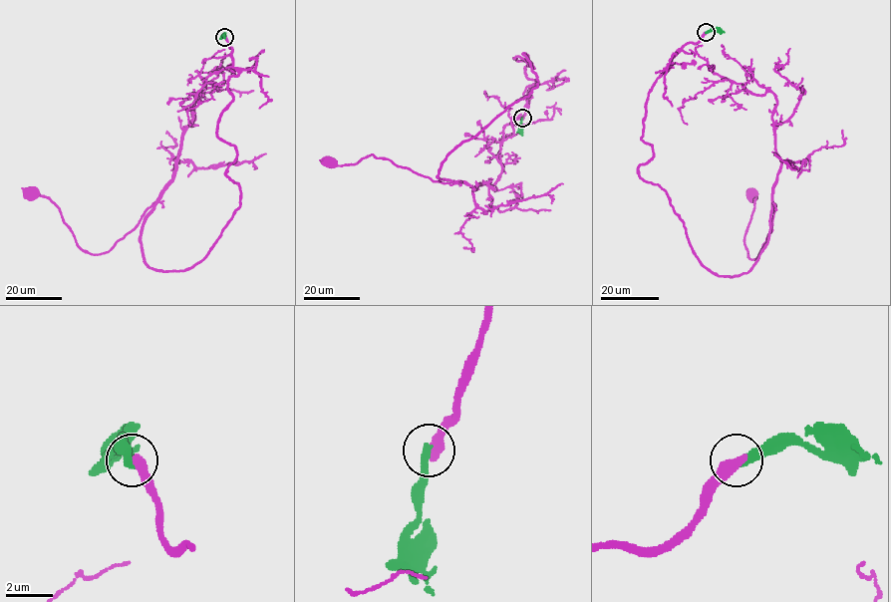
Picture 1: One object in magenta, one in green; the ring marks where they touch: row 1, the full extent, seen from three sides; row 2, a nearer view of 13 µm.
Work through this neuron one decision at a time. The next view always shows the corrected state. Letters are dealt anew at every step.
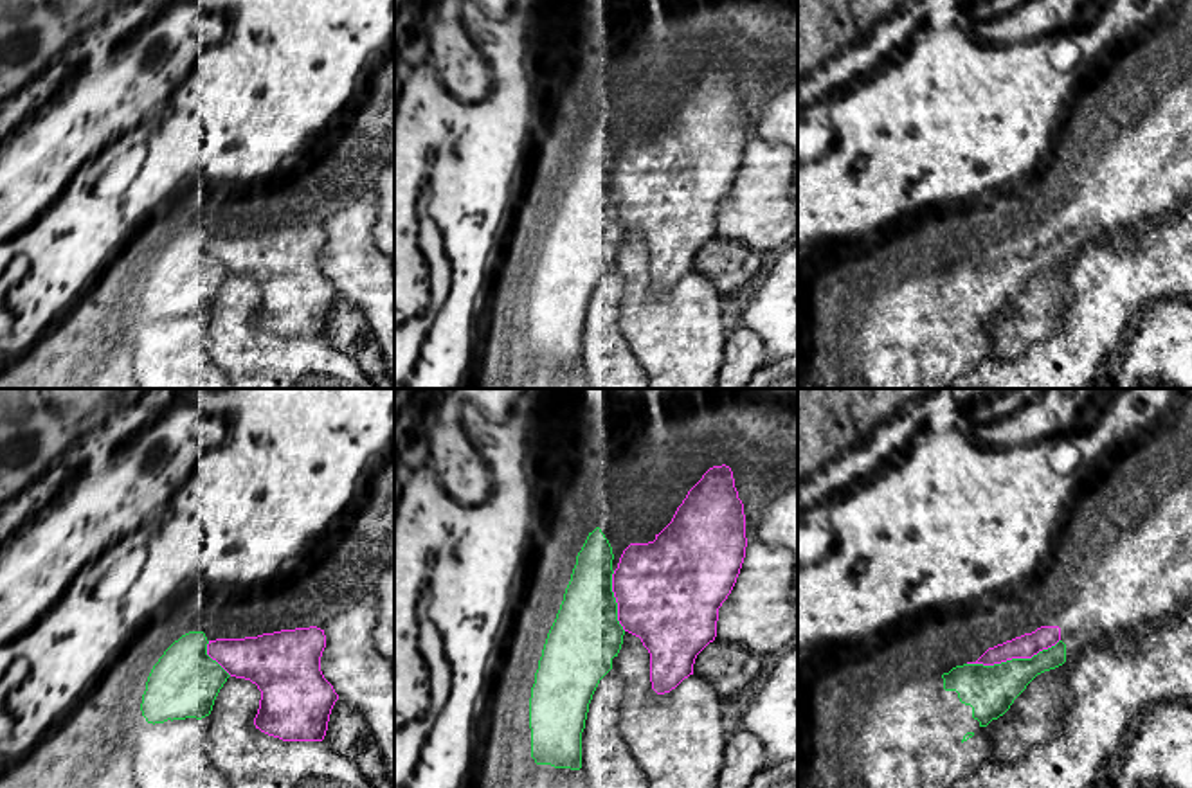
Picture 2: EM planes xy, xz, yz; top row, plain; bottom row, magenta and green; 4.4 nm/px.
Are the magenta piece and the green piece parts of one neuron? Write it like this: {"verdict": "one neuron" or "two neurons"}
{"verdict": "two neurons"}

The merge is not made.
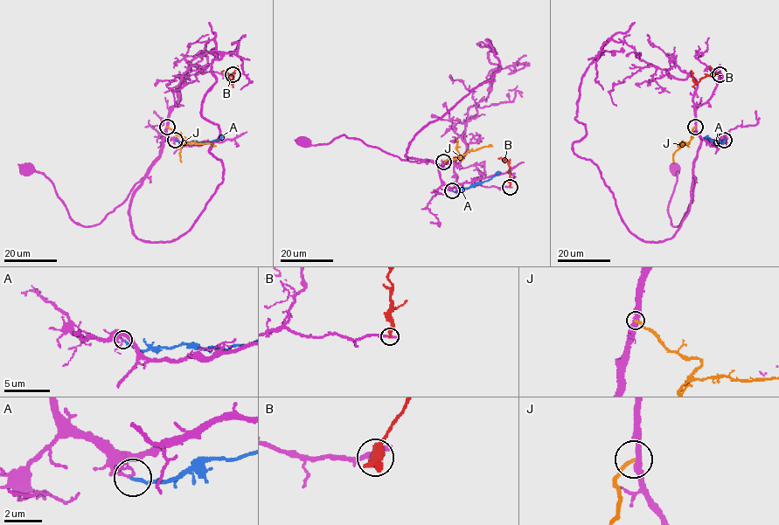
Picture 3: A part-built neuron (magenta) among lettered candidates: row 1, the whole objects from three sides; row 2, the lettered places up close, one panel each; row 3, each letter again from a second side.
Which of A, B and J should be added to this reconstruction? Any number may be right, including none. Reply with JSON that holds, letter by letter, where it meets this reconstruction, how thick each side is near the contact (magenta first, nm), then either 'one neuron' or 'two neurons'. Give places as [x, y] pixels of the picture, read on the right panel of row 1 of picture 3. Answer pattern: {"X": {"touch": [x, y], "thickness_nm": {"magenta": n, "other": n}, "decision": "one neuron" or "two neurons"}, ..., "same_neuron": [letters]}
{"A": {"touch": [724, 140], "thickness_nm": {"magenta": 130, "other": 170}, "decision": "two neurons"}, "B": {"touch": [719, 74], "thickness_nm": {"magenta": 320, "other": 320}, "decision": "two neurons"}, "J": {"touch": [695, 127], "thickness_nm": {"magenta": 400, "other": 200}, "decision": "two neurons"}, "same_neuron": []}

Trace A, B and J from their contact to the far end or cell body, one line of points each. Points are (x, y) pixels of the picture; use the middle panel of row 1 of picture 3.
A: (452, 190), (489, 180), (501, 172)
B: (509, 187), (509, 162), (498, 159)
J: (443, 162), (462, 159), (461, 155), (489, 144)

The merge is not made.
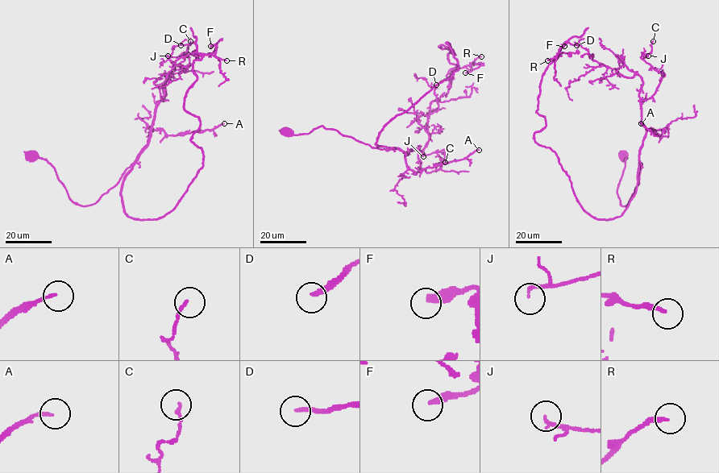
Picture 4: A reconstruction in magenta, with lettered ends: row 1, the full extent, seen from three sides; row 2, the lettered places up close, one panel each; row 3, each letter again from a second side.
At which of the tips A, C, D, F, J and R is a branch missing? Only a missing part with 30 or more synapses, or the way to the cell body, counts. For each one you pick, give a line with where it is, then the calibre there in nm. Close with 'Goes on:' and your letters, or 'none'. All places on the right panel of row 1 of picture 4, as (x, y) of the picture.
A: place (641, 123); calibre 140 nm
D: place (576, 45); calibre 200 nm
Goes on: A, D

